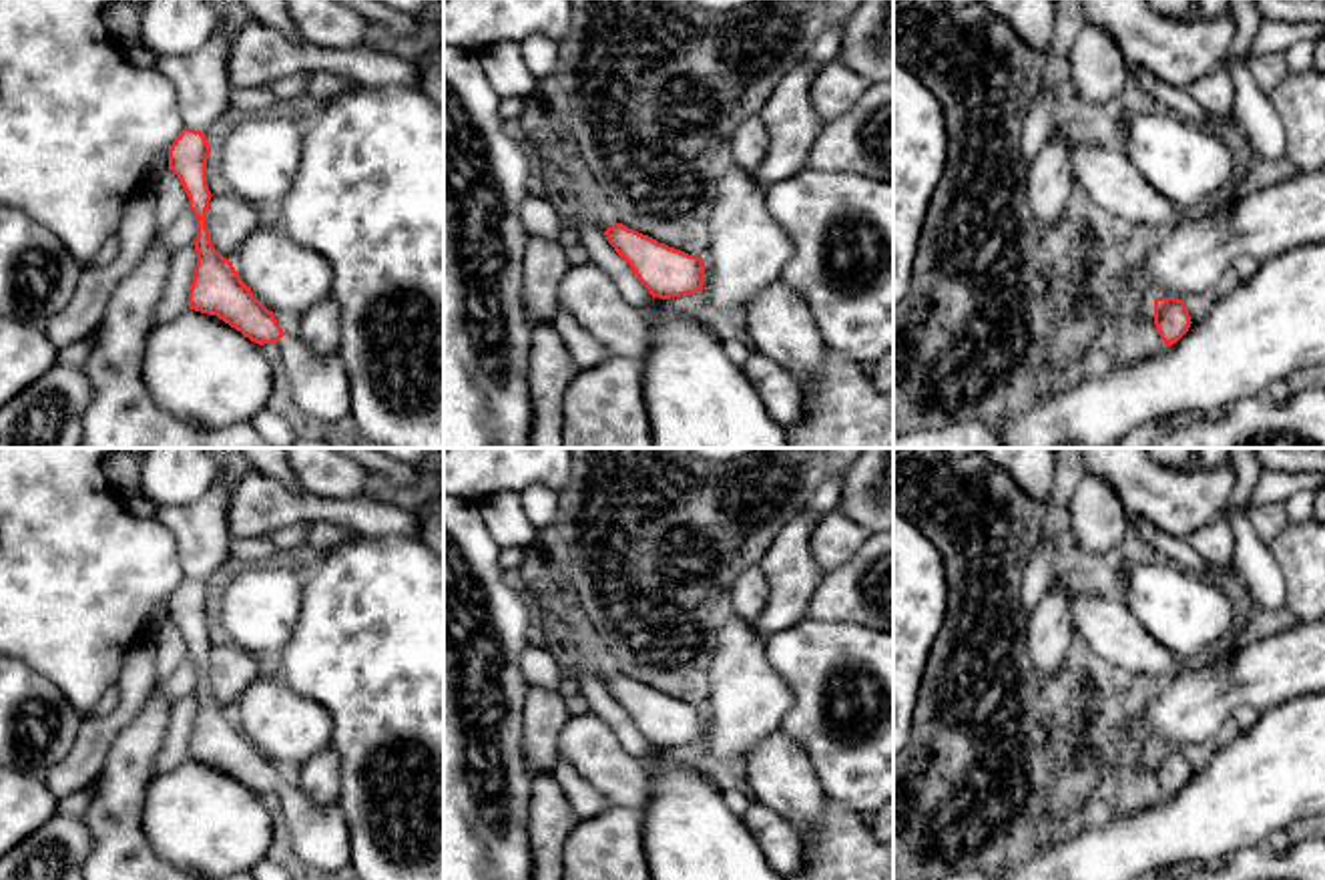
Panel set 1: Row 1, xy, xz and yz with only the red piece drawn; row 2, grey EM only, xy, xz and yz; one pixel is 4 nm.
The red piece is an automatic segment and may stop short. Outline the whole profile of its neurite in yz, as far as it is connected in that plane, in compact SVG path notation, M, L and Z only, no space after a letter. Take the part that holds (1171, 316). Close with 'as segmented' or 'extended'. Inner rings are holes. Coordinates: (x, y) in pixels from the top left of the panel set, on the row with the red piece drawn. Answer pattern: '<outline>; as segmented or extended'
M1154 299L1154 325L1164 346L1176 344L1188 332L1190 323L1190 315L1182 299Z; as segmented

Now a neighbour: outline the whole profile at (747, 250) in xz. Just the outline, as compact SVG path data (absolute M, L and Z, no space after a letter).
M731 163L707 219L705 285L717 309L741 309L781 279L795 245L767 211L753 173Z

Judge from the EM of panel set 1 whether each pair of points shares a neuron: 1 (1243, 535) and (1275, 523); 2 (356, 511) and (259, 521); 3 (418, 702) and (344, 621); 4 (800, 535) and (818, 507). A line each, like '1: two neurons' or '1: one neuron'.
1: two neurons
2: one neuron
3: one neuron
4: two neurons

